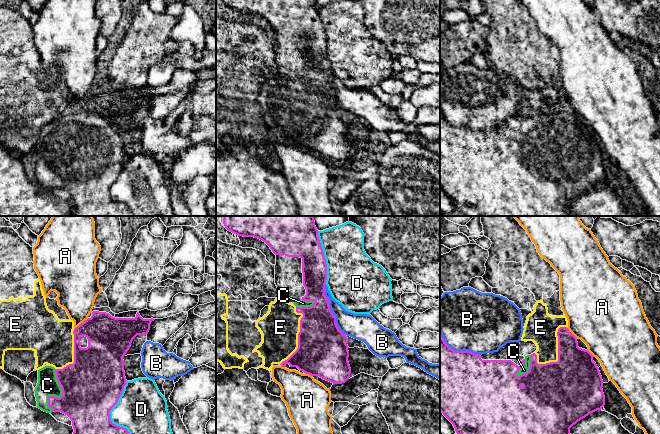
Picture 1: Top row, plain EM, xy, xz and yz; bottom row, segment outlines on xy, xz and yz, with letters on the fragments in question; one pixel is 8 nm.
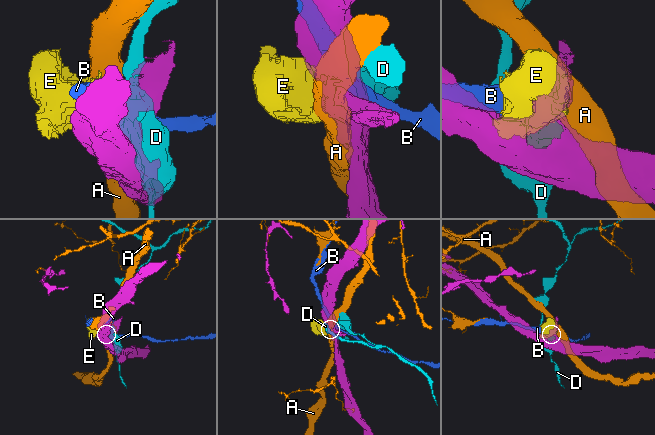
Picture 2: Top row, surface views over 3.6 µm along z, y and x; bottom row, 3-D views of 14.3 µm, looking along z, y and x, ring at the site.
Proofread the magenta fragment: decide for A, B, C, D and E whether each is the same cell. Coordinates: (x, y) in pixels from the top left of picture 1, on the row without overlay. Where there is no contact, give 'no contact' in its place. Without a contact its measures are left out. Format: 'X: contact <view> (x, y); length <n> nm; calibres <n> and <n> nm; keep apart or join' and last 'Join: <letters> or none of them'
A: contact xy (81, 99); length 170 nm; calibres 340 and 300 nm; keep apart
B: contact xz (330, 85); length 460 nm; calibres 340 and 190 nm; keep apart
C: contact xy (61, 172); length 340 nm; calibres 460 and 170 nm; join
D: contact xy (109, 190); length 480 nm; calibres 460 and 380 nm; keep apart
E: contact yz (558, 126); length 380 nm; calibres 380 and 260 nm; keep apart
Join: C

